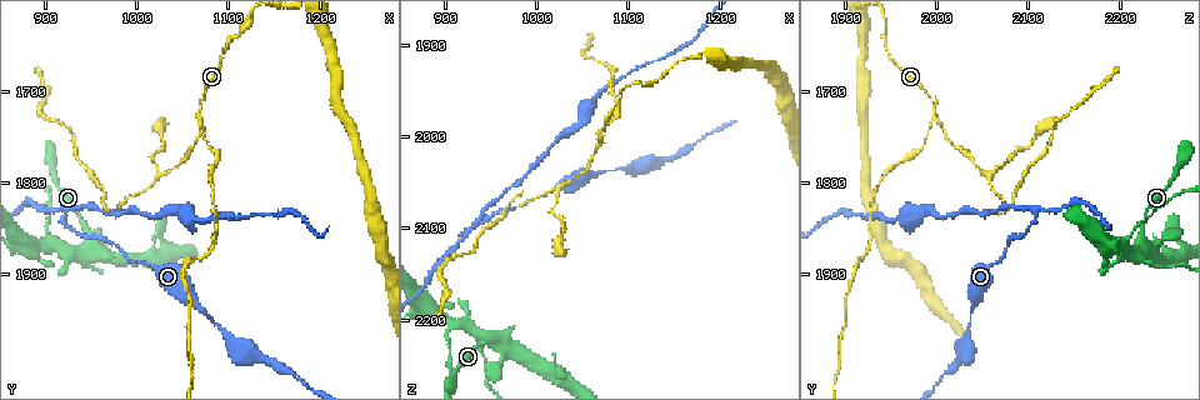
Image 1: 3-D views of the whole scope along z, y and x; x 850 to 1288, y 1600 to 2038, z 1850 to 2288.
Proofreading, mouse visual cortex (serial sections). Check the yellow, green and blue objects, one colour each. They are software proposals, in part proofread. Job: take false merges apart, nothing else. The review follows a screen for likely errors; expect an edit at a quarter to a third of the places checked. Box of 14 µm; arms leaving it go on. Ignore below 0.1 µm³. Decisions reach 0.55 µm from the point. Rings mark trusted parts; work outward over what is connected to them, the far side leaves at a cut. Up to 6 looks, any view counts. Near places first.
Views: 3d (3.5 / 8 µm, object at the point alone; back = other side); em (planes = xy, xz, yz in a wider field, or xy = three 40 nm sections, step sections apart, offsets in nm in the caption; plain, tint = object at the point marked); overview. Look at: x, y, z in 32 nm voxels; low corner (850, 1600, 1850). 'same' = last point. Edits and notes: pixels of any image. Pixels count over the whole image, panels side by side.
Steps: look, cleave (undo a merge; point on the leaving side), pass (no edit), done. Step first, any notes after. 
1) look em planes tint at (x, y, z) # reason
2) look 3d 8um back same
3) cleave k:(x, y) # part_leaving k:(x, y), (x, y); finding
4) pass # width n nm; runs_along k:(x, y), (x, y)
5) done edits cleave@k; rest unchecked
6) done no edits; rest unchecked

look 3d 8um back at (1070, 1725, 1995)

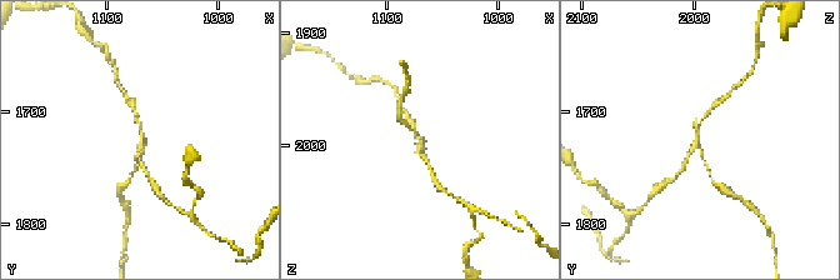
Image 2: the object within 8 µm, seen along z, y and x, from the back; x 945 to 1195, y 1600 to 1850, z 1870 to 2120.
look 3d 3.5um at (1066, 1728, 2000) # closer look

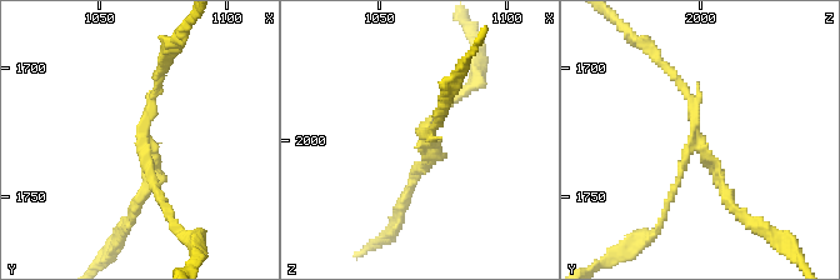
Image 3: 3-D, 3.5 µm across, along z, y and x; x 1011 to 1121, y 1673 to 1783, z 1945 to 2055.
look em planes tint at (1068, 1729, 1998) # need the tissue

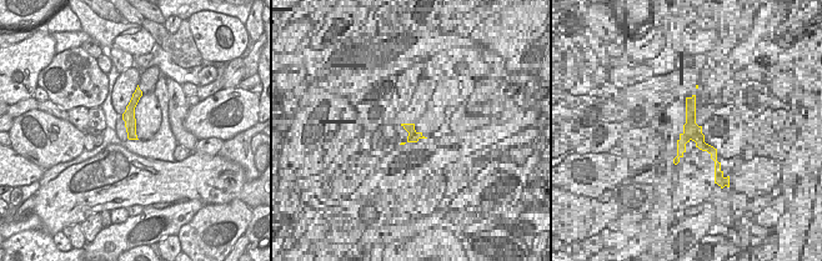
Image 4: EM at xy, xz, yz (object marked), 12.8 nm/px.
cleave 3:(161, 200) # part_leaving 3:(145, 163), (173, 229), (199, 236), (199, 248); two cells meet here

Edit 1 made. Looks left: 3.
look 3d 8um at (1025, 1795, 2055) # arms part here

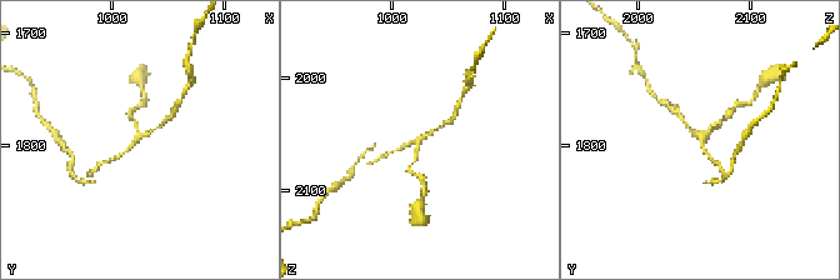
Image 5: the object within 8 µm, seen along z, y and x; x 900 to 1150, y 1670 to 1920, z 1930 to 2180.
look em xy step 1 tint at (1024, 1794, 2056) # arms 3; arm_widths 100, 150, 150 nm

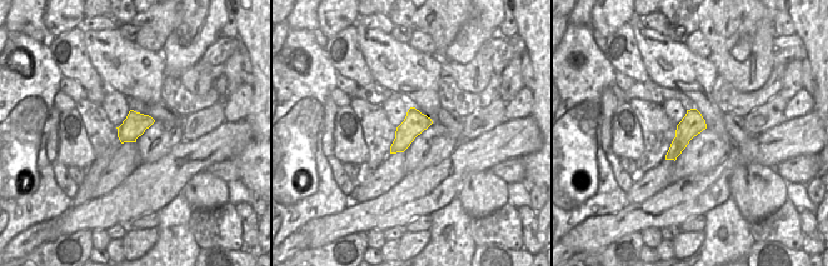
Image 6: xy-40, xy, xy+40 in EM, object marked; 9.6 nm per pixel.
pass # runs_along 5:(166, 120), (110, 159); one cell here

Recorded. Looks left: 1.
done edits cleave@3; rest unchecked

